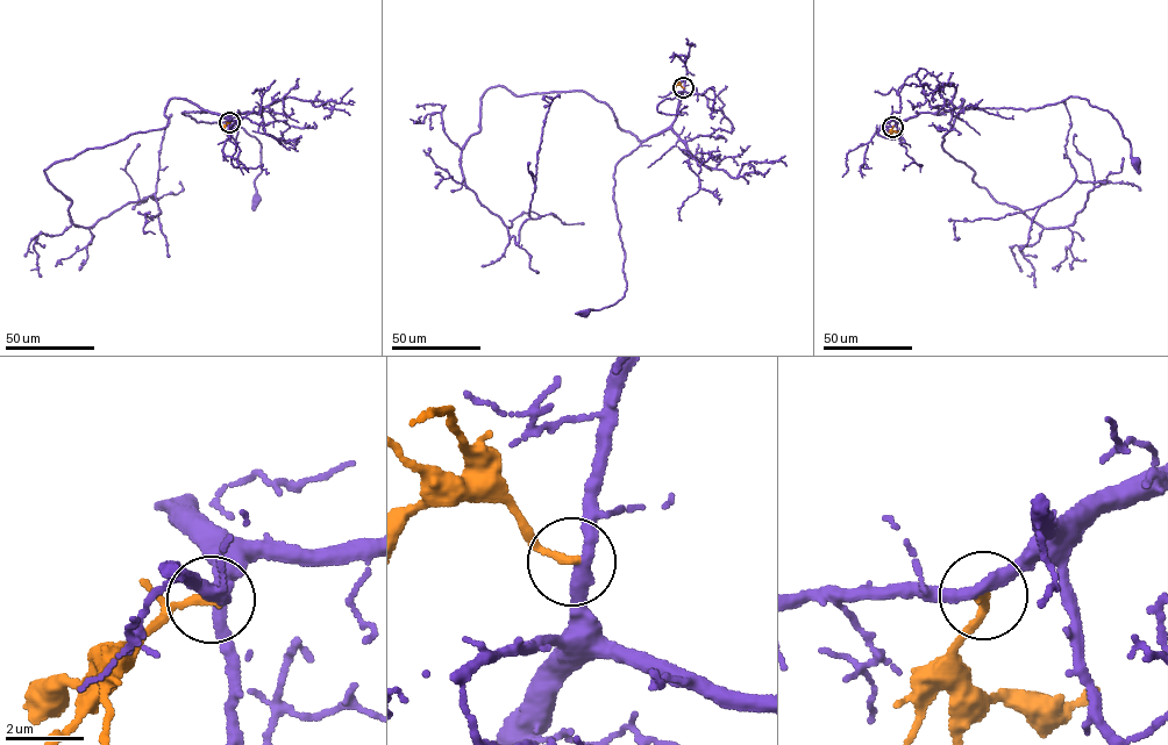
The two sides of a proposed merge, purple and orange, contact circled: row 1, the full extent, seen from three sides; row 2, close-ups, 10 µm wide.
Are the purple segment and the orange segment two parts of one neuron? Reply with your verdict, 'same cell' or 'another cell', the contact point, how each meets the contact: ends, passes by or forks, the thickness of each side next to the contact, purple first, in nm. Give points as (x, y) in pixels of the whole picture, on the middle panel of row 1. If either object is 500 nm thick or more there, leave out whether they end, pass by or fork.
another cell; place (683, 87); purple passes by; orange ends; calibres 320 and 220 nm

